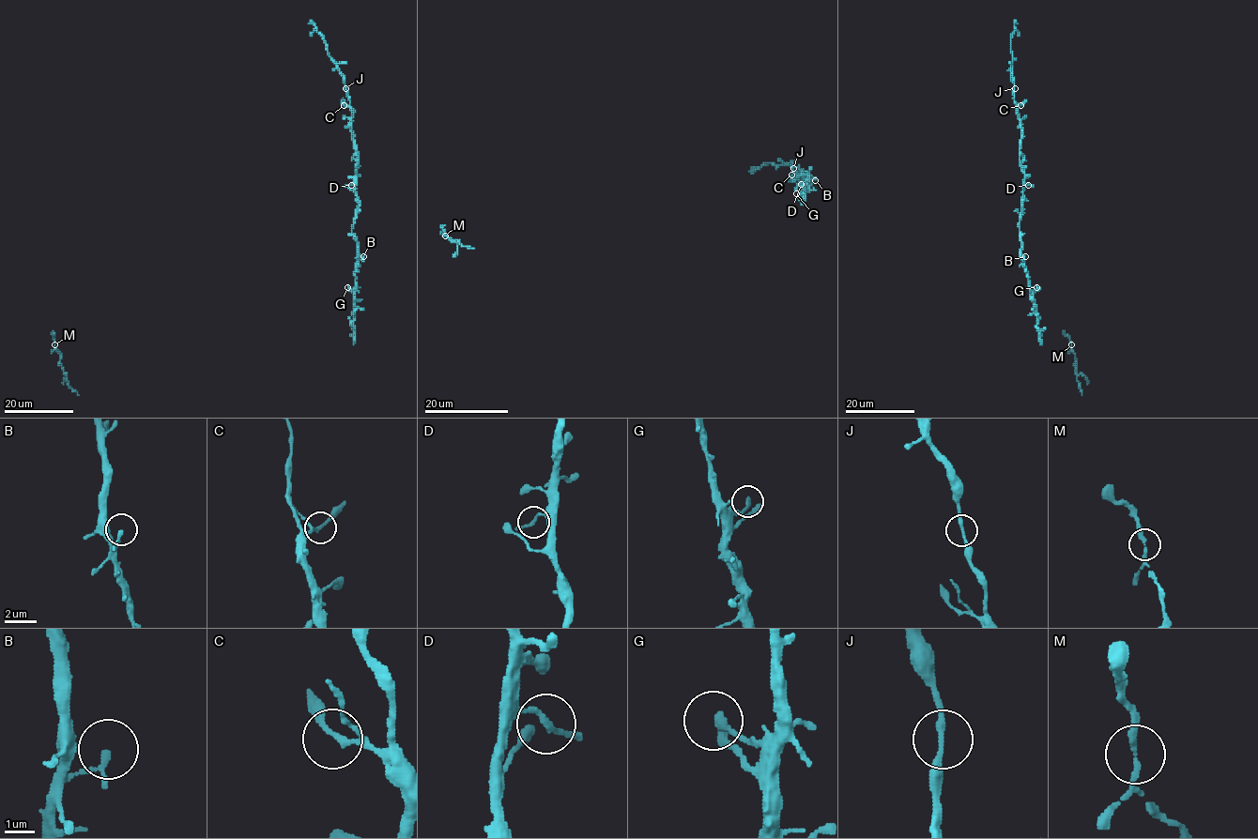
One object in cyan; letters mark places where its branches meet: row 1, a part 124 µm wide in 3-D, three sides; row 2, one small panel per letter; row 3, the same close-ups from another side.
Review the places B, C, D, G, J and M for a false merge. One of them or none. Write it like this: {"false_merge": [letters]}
{"false_merge": []}

